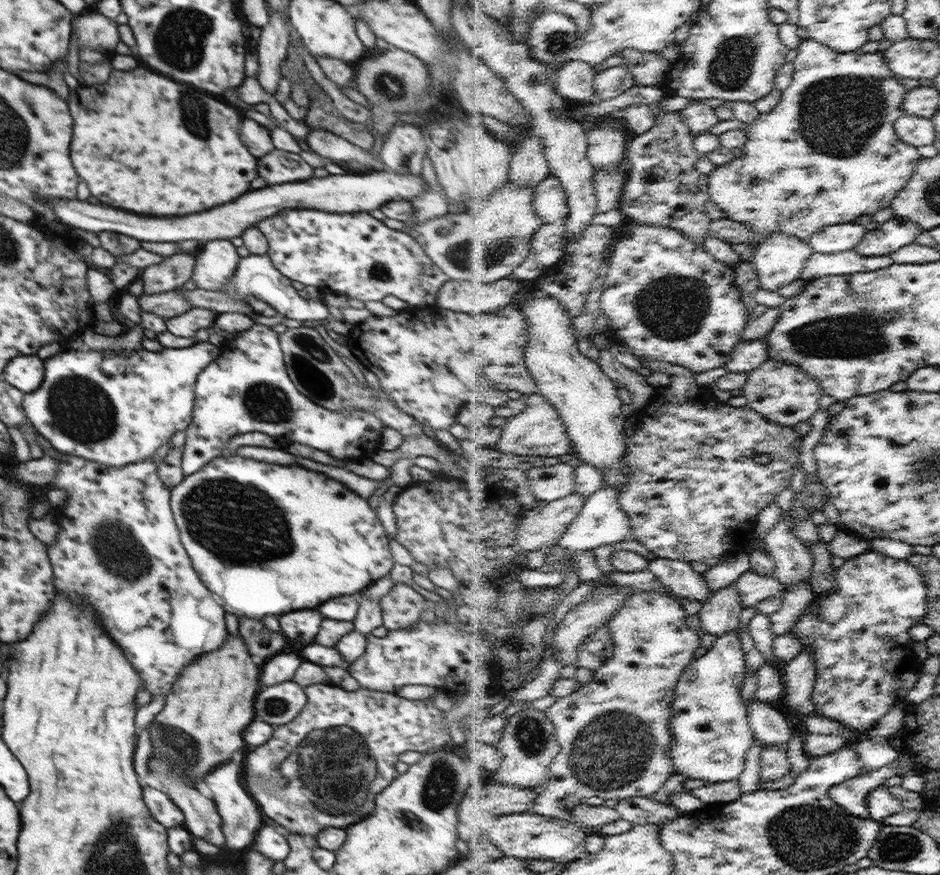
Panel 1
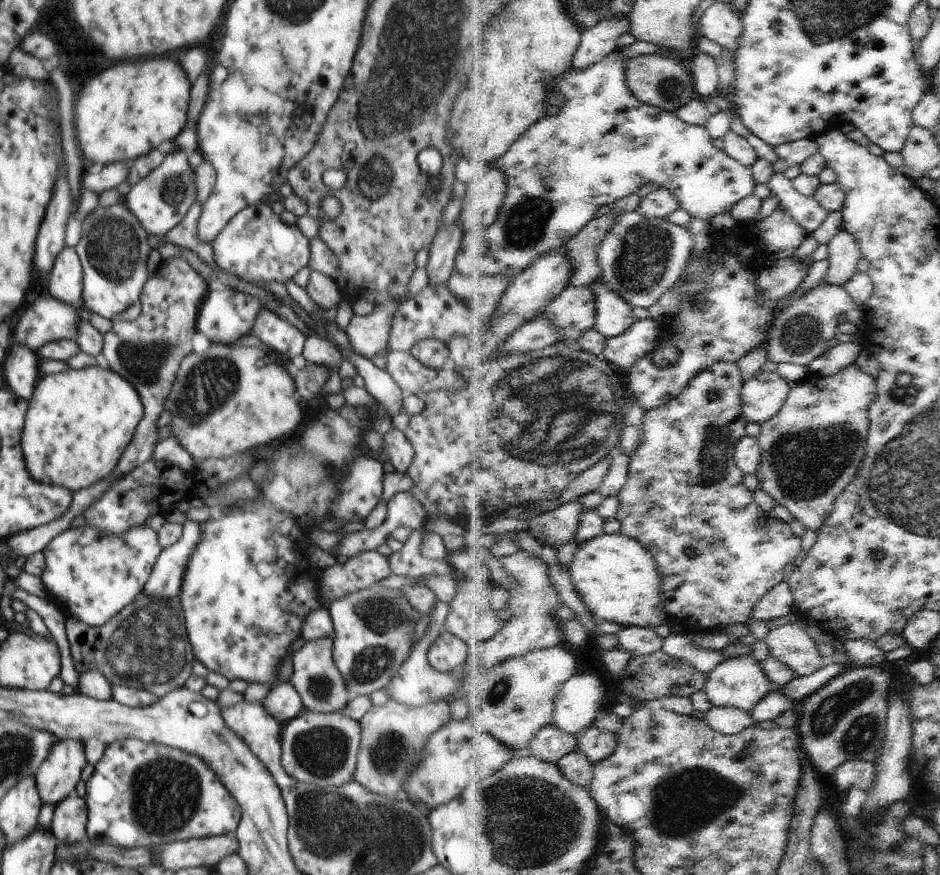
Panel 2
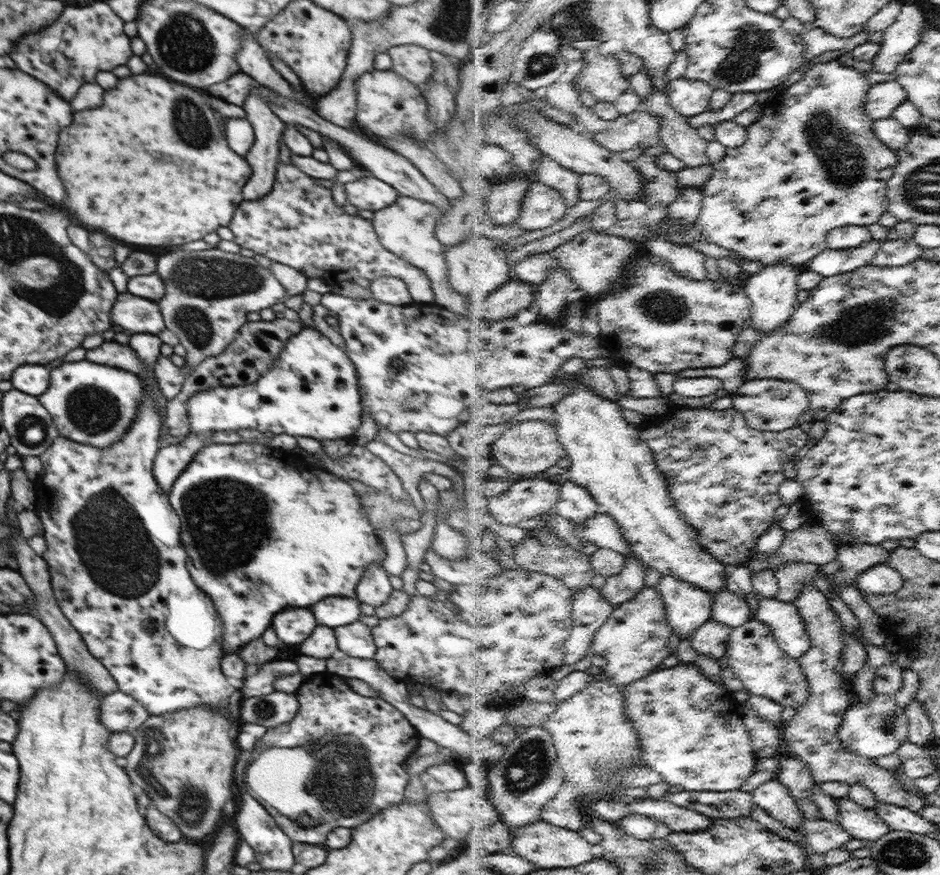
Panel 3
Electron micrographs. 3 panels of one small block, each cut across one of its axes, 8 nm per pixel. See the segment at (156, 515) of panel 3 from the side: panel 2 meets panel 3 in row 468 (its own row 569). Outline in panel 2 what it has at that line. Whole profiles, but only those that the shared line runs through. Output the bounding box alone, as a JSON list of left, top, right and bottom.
[39,524,162,627]

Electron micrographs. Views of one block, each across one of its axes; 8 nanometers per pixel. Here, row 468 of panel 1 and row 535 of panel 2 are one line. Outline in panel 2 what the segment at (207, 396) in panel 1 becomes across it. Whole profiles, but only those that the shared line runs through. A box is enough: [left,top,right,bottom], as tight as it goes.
[142,521,201,599]

